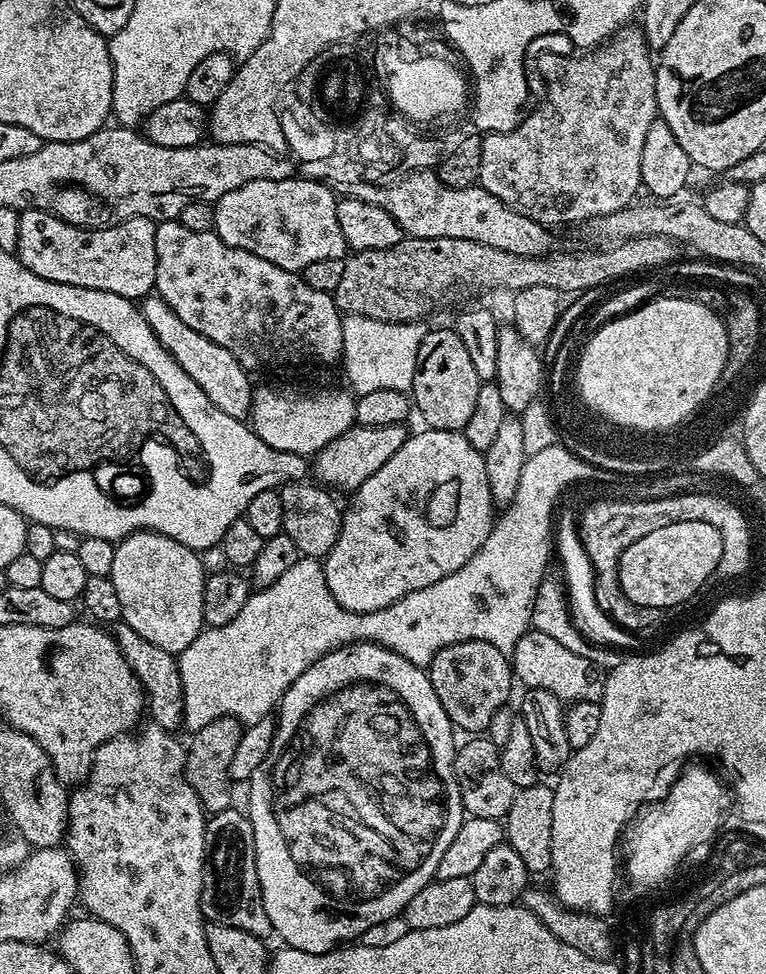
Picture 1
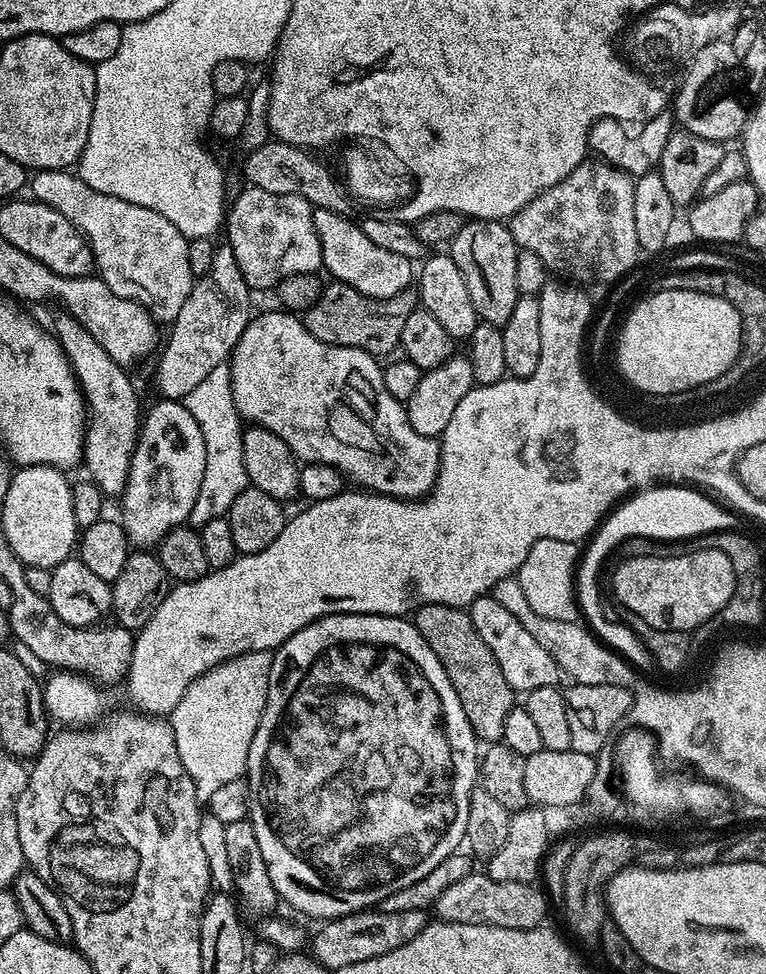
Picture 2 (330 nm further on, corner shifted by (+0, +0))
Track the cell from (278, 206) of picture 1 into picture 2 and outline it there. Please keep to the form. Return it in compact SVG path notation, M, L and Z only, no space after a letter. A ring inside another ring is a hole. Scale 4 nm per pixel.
M245 187L245 192L237 198L236 201L231 201L230 207L226 212L226 232L228 228L228 237L226 243L233 248L234 256L237 258L239 270L242 272L248 286L252 290L257 288L268 288L268 290L275 289L276 283L282 278L286 278L290 274L306 274L307 272L319 273L323 269L322 262L322 246L318 242L318 230L314 230L314 214L312 213L313 206L309 200L302 198L298 194L270 194L267 190L258 189L256 187Z

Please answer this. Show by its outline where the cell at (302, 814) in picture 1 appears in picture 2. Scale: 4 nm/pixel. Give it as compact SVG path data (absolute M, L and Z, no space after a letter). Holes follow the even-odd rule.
M341 614L338 616L325 616L323 620L315 620L313 624L306 625L302 630L298 630L289 638L286 643L281 644L275 649L272 665L270 666L270 686L268 687L268 697L262 718L258 722L258 730L254 734L254 742L250 742L250 754L248 755L248 766L246 769L246 779L248 789L250 790L250 806L248 814L254 826L254 834L258 834L258 846L262 850L262 858L266 858L266 870L270 870L270 882L274 882L274 890L281 901L284 900L296 912L301 912L304 916L313 916L316 922L325 920L336 920L340 916L349 916L351 912L362 912L371 909L394 890L402 890L402 886L410 886L410 882L418 882L418 878L430 874L442 858L446 858L451 852L457 851L465 843L464 835L466 834L466 818L470 810L470 798L473 788L478 784L478 741L474 730L470 726L470 718L466 718L466 710L462 710L462 702L458 694L454 694L454 686L442 670L442 662L430 650L430 646L422 638L422 634L416 628L411 619L401 618L398 616L362 616L359 614Z

